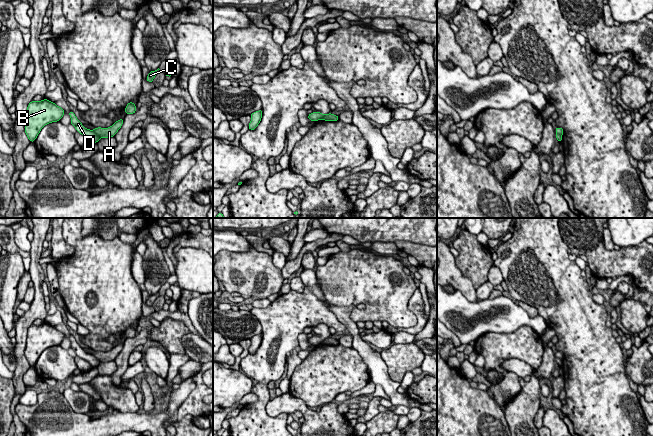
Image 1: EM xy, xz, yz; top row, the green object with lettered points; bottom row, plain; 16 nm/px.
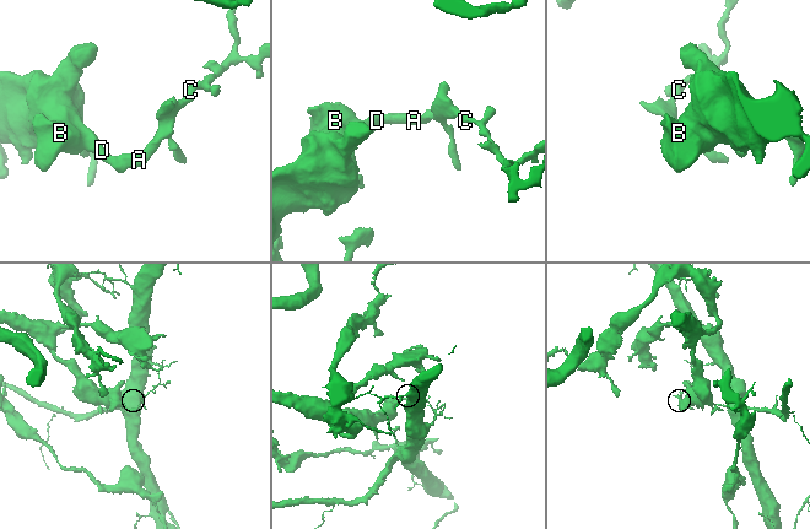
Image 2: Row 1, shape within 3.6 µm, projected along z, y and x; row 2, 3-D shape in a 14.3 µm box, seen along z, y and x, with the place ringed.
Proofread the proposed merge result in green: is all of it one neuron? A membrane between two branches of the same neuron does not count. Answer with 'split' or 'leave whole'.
split

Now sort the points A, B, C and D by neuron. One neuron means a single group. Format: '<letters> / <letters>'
A C / B D

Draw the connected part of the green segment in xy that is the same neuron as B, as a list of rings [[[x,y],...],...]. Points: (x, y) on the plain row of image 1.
[[[47,323],[31,325],[27,331],[26,348],[24,352],[30,366],[35,365],[45,349],[60,345],[64,337],[64,333]]]

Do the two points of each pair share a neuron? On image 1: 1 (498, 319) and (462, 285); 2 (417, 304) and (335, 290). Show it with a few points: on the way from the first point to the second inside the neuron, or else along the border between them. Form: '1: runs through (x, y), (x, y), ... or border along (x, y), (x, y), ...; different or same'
1: border along (456, 290), (469, 301), (478, 300); different
2: border along (417, 287), (408, 302), (416, 318), (414, 325); different

